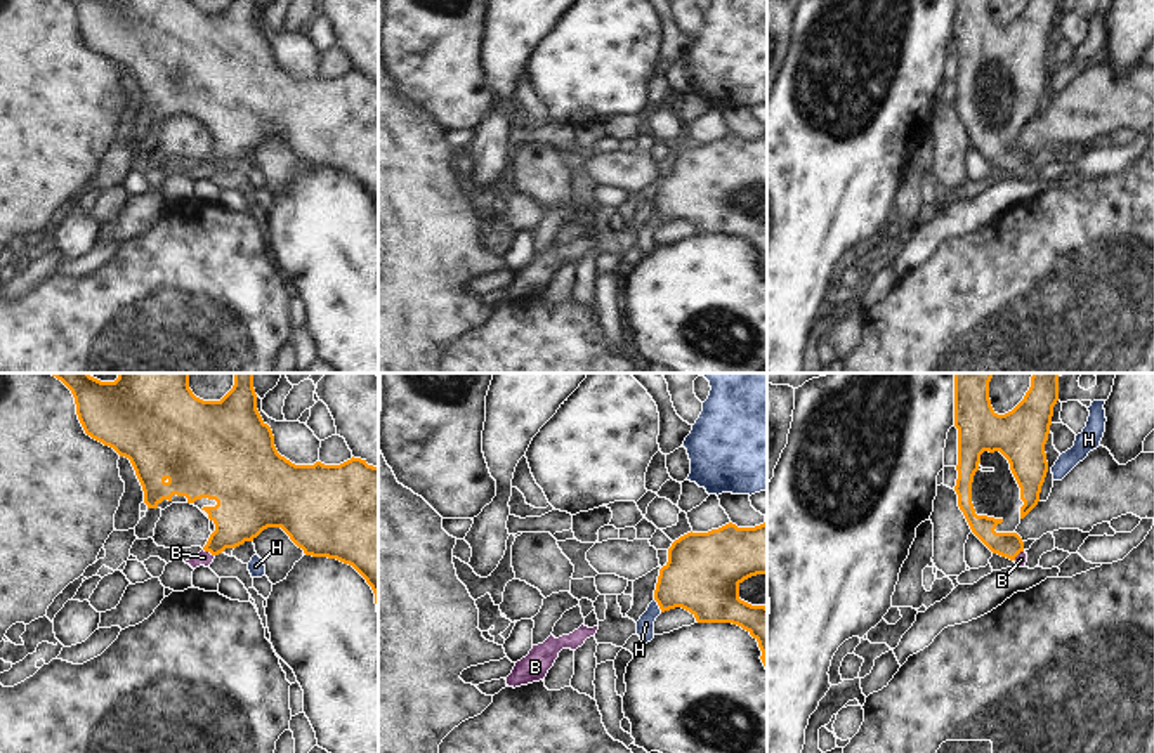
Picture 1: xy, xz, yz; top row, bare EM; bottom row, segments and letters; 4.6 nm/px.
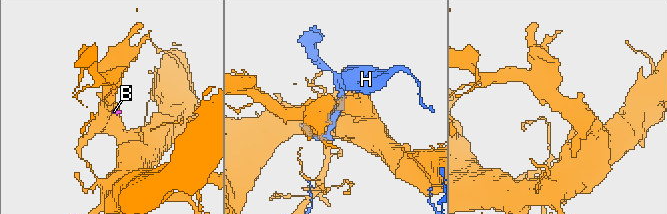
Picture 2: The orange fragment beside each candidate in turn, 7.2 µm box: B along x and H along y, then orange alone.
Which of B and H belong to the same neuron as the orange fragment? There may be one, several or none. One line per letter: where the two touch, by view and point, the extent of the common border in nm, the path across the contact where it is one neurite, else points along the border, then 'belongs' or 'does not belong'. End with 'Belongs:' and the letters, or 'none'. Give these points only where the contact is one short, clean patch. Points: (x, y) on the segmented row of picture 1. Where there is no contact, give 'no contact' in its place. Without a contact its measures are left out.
B: meets orange in xy at (209, 550); contact 70 nm long; runs through xy (243, 509), (235, 524), (209, 550), (203, 557); belongs
H: meets orange in xz at (658, 604); contact 70 nm long; does not belong
Belongs: B

